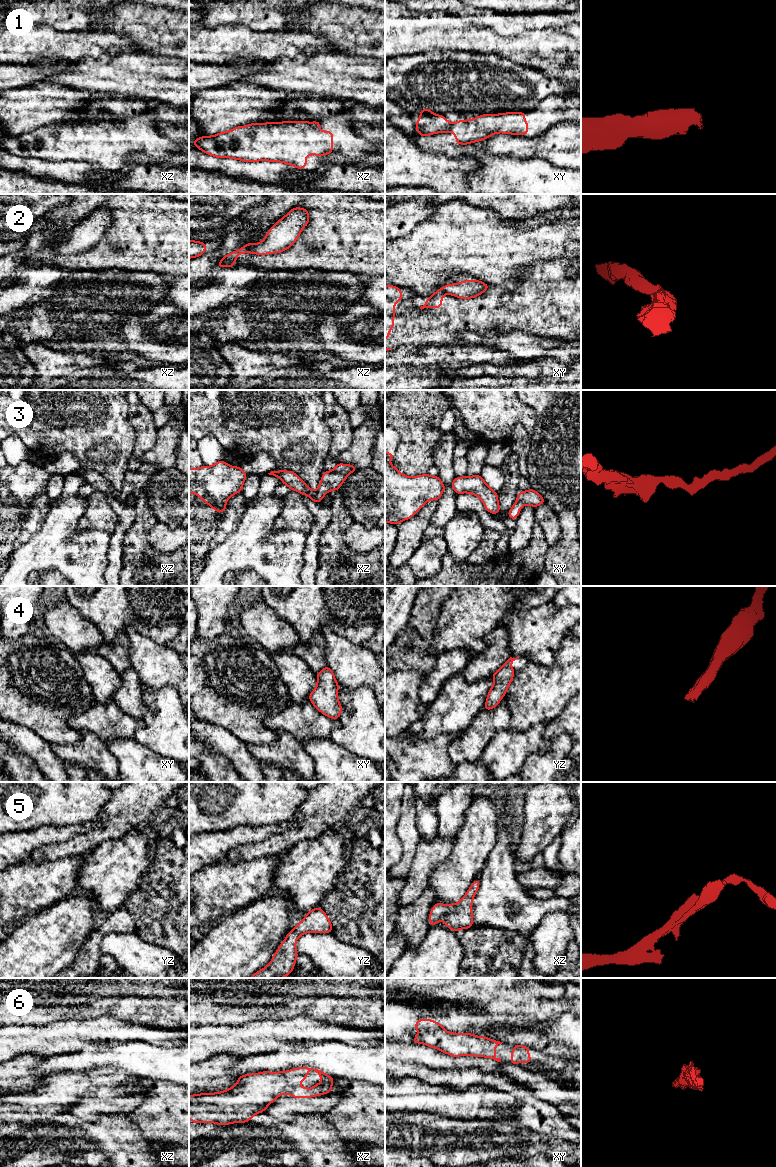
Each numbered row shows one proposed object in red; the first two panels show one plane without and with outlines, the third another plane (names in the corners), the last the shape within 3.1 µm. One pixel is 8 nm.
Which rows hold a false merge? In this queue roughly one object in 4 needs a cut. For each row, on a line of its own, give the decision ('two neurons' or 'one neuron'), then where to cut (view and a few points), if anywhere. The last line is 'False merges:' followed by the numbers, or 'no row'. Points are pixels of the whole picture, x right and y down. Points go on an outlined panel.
1: one neuron; no cut
2: two neurons; cut in xz along (251, 245), (250, 252)
3: one neuron; no cut
4: one neuron; no cut
5: one neuron; no cut
6: one neuron; no cut
False merges: 2

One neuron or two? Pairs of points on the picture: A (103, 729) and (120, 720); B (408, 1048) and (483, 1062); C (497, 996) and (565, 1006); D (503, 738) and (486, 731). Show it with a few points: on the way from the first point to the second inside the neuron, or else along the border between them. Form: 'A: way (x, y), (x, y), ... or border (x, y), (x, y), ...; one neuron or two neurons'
A: way (107, 725), (109, 723), (116, 723); one neuron
B: way (427, 1056), (447, 1062), (464, 1062); one neuron
C: way (514, 996), (548, 1001); one neuron
D: border (508, 729), (500, 729), (488, 743), (482, 755); two neurons

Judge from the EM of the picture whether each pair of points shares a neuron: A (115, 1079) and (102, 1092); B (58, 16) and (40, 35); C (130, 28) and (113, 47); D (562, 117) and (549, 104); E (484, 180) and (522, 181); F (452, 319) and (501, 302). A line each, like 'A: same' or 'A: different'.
A: same
B: different
C: different
D: same
E: same
F: same

